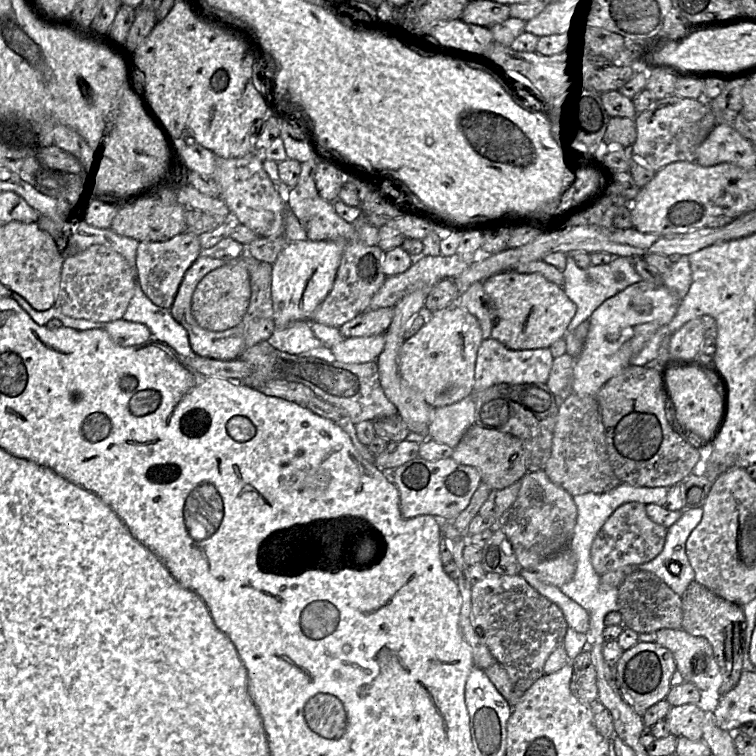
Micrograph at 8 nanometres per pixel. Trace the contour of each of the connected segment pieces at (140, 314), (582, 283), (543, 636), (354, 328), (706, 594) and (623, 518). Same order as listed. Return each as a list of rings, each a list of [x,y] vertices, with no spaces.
[[[137,279],[134,295],[122,320],[146,325],[152,333],[151,339],[166,343],[183,358],[195,355],[185,328],[173,318],[170,309],[156,306],[143,293]]]
[[[567,254],[566,267],[563,270],[564,283],[562,285],[566,295],[575,303],[577,311],[570,321],[567,332],[572,332],[583,321],[588,320],[593,311],[606,299],[616,295],[626,287],[640,282],[642,277],[636,272],[633,265],[634,257],[614,257],[608,264],[590,265],[586,269],[577,266],[573,257]]]
[[[494,572],[486,573],[483,579],[471,587],[471,622],[480,639],[506,670],[518,693],[524,693],[545,674],[544,665],[548,657],[559,645],[564,644],[569,628],[561,609],[534,589],[520,574],[501,575]]]
[[[394,307],[367,309],[344,323],[339,331],[344,338],[381,335],[389,328],[393,315]]]
[[[696,580],[692,581],[689,584],[689,586],[685,590],[681,598],[682,598],[682,610],[683,610],[682,628],[691,635],[701,636],[709,641],[709,643],[713,648],[714,657],[721,671],[722,683],[718,690],[718,694],[705,694],[705,695],[723,696],[724,694],[726,694],[736,686],[743,670],[743,648],[745,641],[746,617],[744,615],[742,607],[717,596],[707,587],[698,583]]]
[[[628,502],[619,506],[598,532],[591,547],[591,562],[599,575],[623,566],[641,564],[654,559],[663,549],[667,528],[653,522],[646,513],[646,506]]]

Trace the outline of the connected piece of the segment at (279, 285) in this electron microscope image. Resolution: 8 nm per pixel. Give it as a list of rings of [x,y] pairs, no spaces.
[[[331,240],[288,242],[272,264],[271,294],[275,328],[282,329],[298,320],[310,321],[314,311],[331,291],[343,254],[342,245]]]

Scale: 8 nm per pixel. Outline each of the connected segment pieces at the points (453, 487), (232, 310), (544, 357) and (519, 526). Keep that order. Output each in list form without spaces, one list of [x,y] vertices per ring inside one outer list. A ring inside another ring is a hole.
[[[420,456],[395,468],[390,478],[399,491],[399,509],[403,518],[432,515],[440,520],[454,520],[470,503],[481,483],[476,467],[457,463],[452,457],[430,461]]]
[[[244,262],[230,263],[208,273],[199,282],[193,294],[192,314],[208,330],[227,330],[241,323],[248,309],[250,296],[250,276]]]
[[[486,338],[482,341],[477,352],[474,376],[474,392],[482,391],[499,383],[546,384],[550,375],[553,359],[554,358],[549,347],[527,350],[512,350],[504,346],[496,339]]]
[[[544,470],[528,471],[521,482],[517,499],[497,518],[497,526],[509,539],[521,567],[534,570],[544,560],[569,549],[577,520],[577,507],[573,496],[552,483]]]

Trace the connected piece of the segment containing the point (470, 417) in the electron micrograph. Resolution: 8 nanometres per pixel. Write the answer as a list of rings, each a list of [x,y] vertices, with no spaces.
[[[472,394],[450,405],[434,408],[429,438],[452,448],[475,423],[475,401]]]

